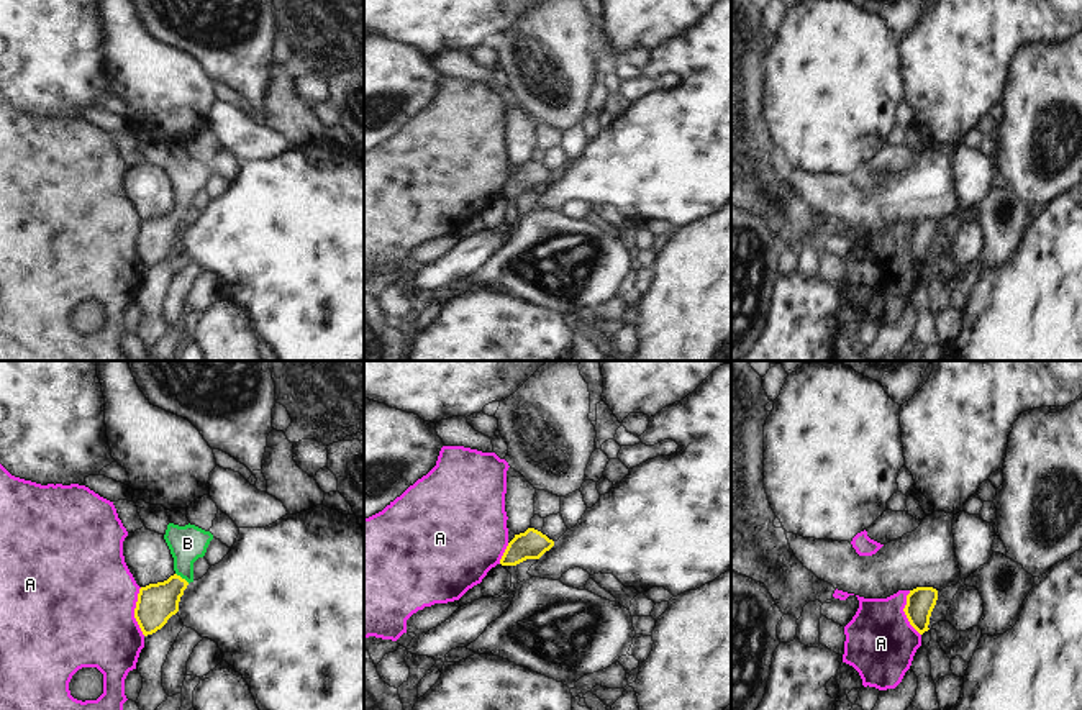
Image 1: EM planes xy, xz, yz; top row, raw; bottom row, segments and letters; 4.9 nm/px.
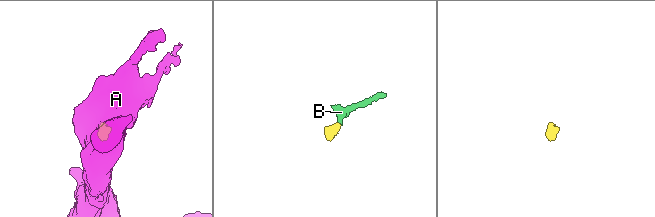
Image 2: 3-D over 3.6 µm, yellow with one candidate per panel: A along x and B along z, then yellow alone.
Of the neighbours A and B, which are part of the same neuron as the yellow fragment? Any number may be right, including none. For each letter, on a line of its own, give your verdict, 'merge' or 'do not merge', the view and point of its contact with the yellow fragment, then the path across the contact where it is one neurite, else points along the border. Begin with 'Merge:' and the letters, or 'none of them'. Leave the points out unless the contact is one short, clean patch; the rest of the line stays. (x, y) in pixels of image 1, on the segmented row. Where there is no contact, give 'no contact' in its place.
Merge: B
A: do not merge | xy (135, 612) | along xy (140, 587), (135, 620), (145, 635)
B: merge | xy (181, 578) | across xy (158, 602), (181, 578), (187, 543)

